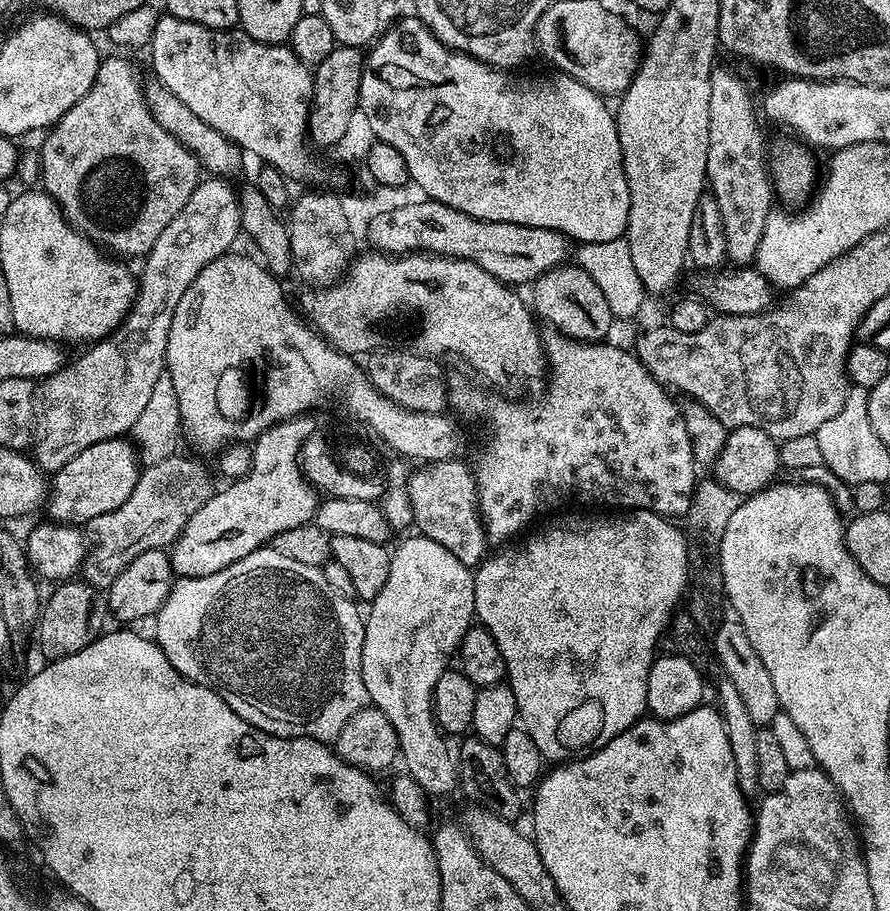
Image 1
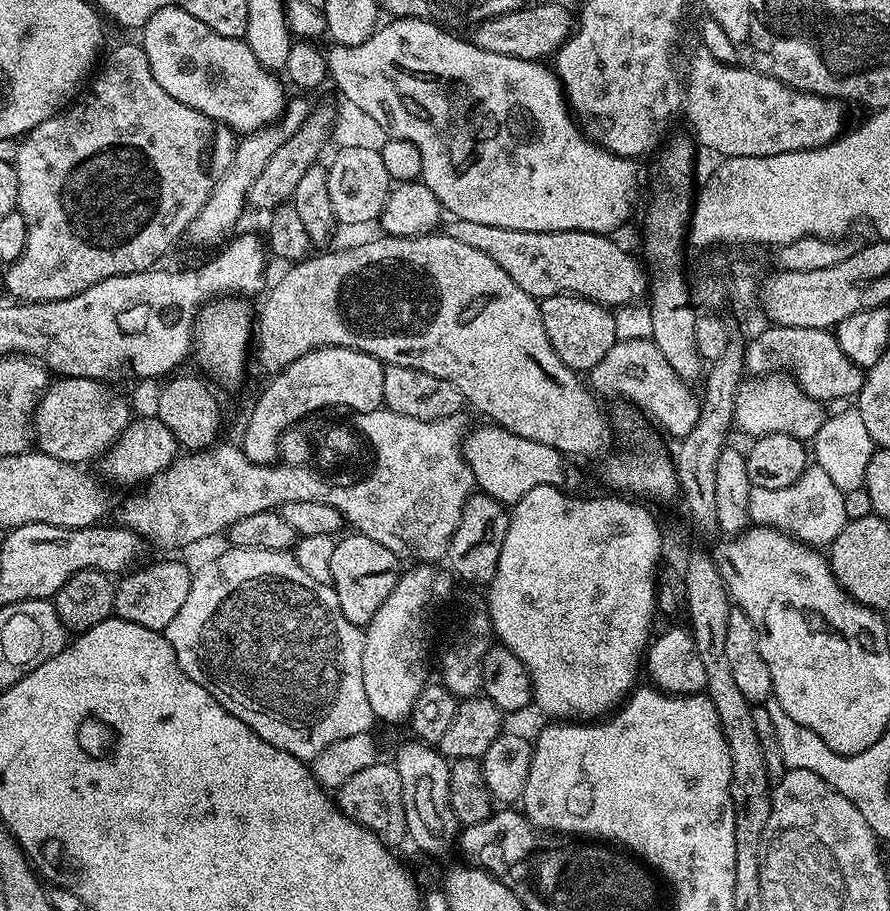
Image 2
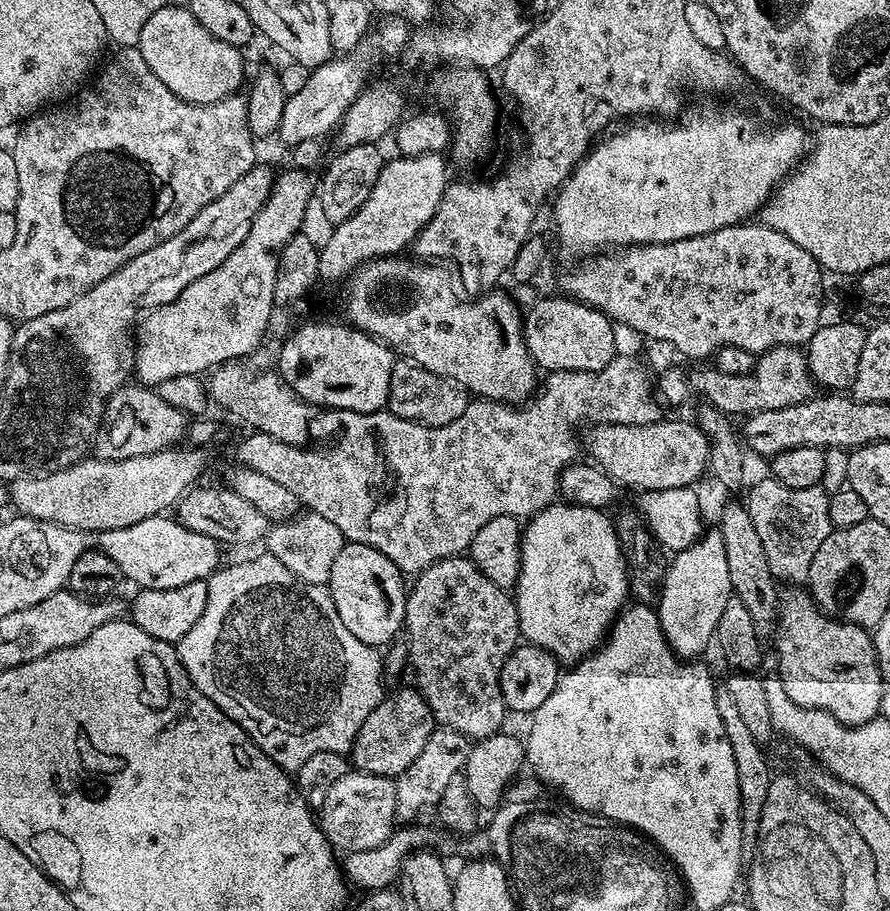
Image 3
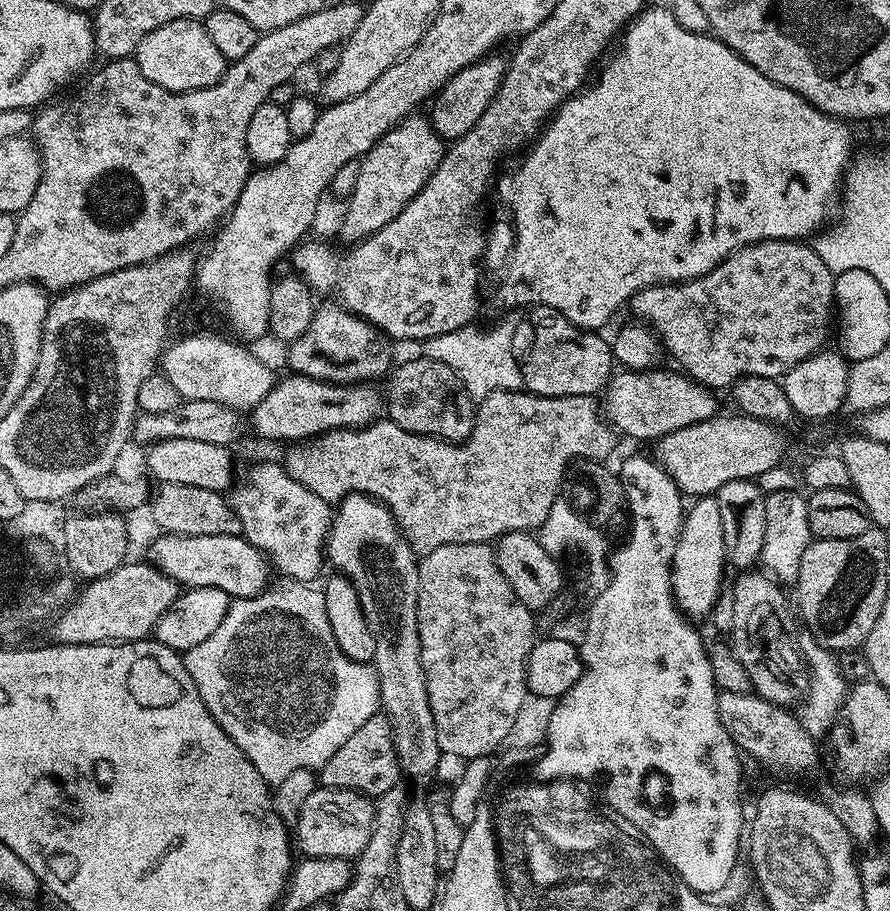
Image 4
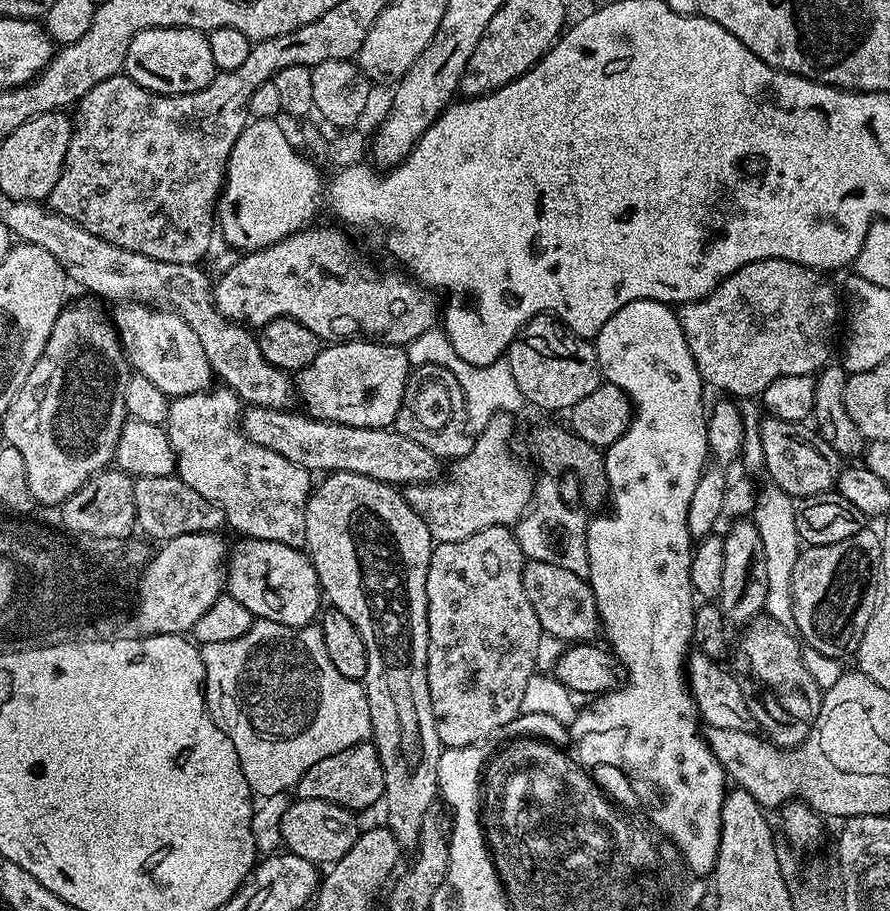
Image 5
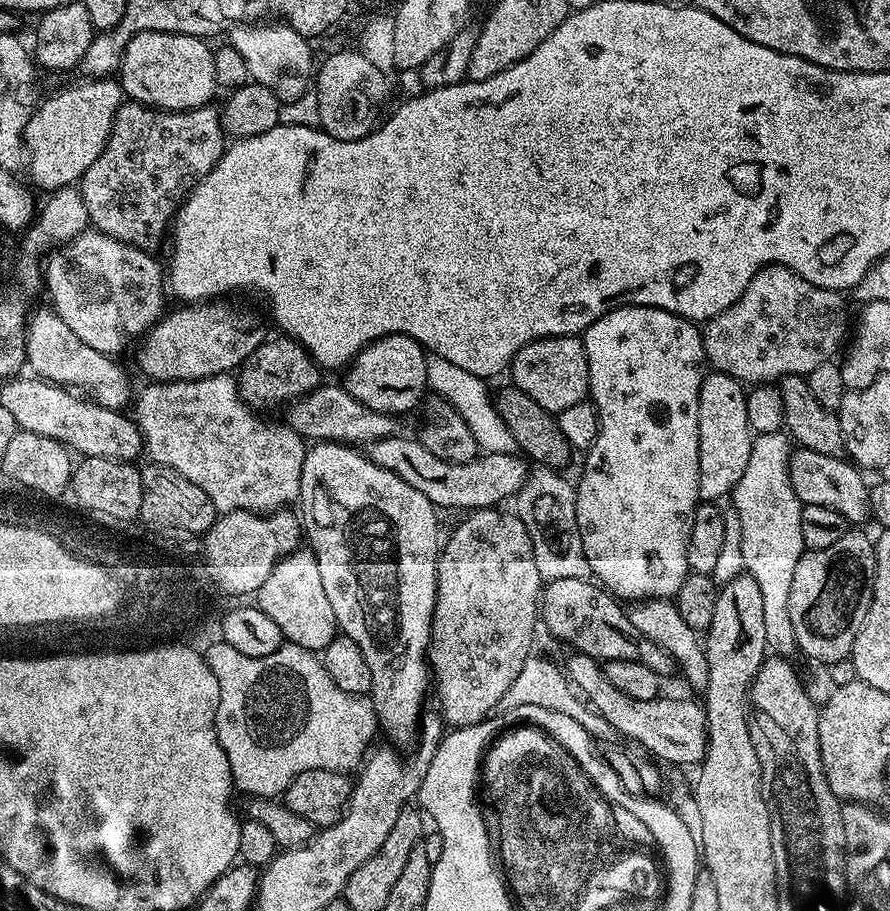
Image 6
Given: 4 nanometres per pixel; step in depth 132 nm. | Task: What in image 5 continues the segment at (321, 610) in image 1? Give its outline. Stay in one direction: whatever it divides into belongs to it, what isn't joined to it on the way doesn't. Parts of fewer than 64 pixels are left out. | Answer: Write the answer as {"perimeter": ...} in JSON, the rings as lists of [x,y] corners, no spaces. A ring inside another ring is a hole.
{"perimeter":[[[256,618],[246,634],[230,642],[201,644],[199,649],[208,712],[234,742],[242,774],[257,797],[295,789],[314,762],[371,737],[364,685],[345,678],[330,662],[319,623],[295,628]]]}

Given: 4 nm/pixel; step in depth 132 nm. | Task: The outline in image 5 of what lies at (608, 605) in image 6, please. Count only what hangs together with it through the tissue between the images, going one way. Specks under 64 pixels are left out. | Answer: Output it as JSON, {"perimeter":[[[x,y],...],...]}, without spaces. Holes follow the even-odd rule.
{"perimeter":[[[528,560],[522,574],[522,584],[526,586],[526,598],[530,598],[530,606],[534,606],[534,614],[538,614],[541,633],[553,636],[563,642],[592,642],[601,631],[600,615],[596,609],[596,599],[587,579],[578,574],[570,574],[570,570],[562,570],[562,566],[550,566],[550,562]]]}

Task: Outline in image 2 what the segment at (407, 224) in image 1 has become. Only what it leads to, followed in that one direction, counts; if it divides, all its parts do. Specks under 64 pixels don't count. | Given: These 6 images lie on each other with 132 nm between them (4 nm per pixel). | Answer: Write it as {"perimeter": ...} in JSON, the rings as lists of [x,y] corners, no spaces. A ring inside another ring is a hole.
{"perimeter":[[[453,219],[446,235],[482,250],[526,290],[526,294],[543,298],[567,292],[603,304],[609,310],[632,306],[645,299],[650,287],[650,276],[624,248],[612,241],[613,237],[599,232],[527,232],[506,230],[502,226],[482,226],[482,222]]]}

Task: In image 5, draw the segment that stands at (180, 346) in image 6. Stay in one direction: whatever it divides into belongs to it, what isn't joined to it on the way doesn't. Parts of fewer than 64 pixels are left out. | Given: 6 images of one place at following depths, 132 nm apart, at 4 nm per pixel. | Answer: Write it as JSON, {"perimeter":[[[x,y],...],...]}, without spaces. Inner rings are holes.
{"perimeter":[[[309,226],[303,232],[287,236],[268,248],[261,248],[259,252],[241,255],[241,260],[230,265],[228,273],[220,281],[215,281],[212,296],[216,299],[218,311],[227,320],[242,324],[249,330],[259,330],[265,324],[274,322],[274,318],[289,316],[302,322],[302,326],[306,326],[306,330],[310,330],[321,342],[332,342],[355,334],[381,344],[406,346],[414,342],[418,334],[426,334],[426,330],[437,327],[438,308],[436,312],[436,300],[432,297],[435,295],[423,284],[407,275],[399,276],[396,272],[383,276],[372,268],[360,268],[360,256],[347,231],[316,227]]]}

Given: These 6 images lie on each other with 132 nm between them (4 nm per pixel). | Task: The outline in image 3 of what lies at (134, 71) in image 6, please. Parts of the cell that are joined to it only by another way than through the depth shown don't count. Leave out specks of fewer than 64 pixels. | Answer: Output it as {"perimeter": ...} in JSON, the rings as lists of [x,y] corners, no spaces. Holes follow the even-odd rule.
{"perimeter":[[[187,6],[159,8],[142,26],[138,45],[146,66],[154,70],[154,75],[178,98],[195,104],[218,102],[227,96],[237,95],[245,87],[244,55],[241,49],[230,46],[214,38],[210,30],[198,23],[198,18],[190,14]]]}

